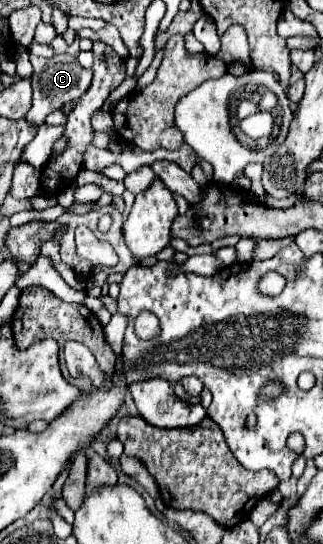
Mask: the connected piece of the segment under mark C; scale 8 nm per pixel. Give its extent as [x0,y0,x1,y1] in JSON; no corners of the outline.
[25,55,93,125]

